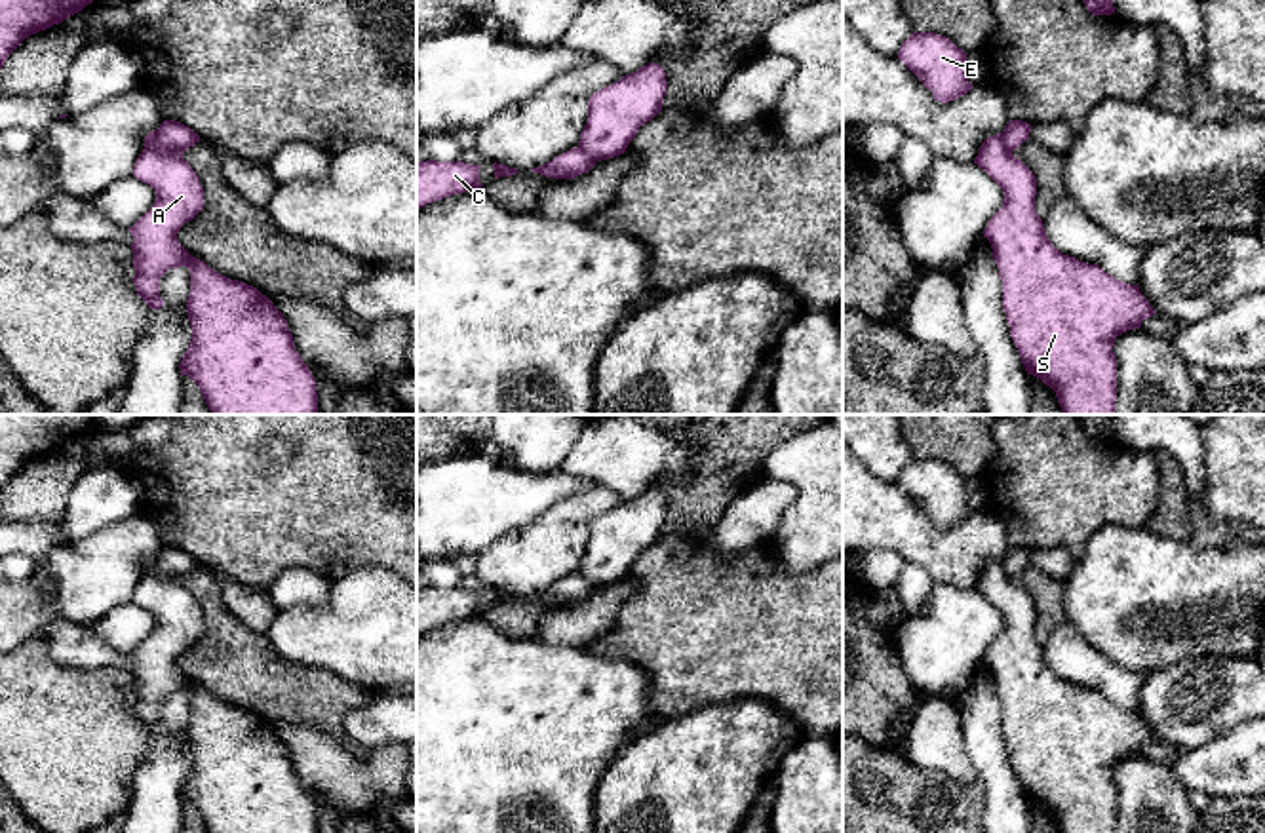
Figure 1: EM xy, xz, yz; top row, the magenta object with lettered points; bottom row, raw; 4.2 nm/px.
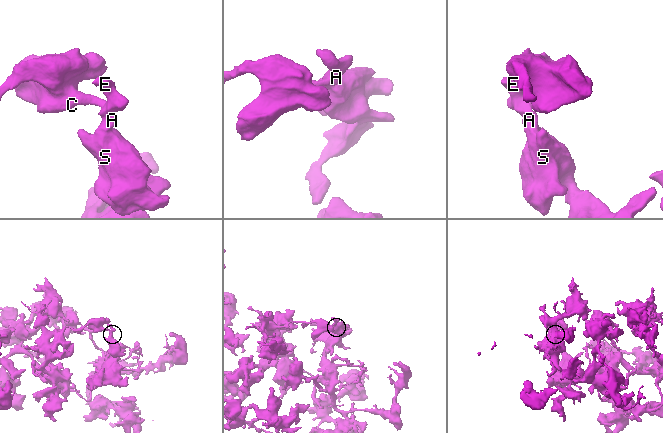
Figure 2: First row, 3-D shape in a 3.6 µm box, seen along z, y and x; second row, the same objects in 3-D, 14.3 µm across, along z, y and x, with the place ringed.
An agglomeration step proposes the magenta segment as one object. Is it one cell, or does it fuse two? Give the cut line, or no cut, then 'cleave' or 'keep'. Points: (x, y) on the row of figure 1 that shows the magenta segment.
no cut; keep

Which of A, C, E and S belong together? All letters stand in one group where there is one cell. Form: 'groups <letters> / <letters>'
groups A C E S

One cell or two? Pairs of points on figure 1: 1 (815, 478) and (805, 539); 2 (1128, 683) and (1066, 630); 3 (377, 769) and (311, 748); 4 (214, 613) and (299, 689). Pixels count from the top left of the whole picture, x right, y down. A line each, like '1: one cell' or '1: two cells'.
1: one cell
2: one cell
3: one cell
4: one cell

